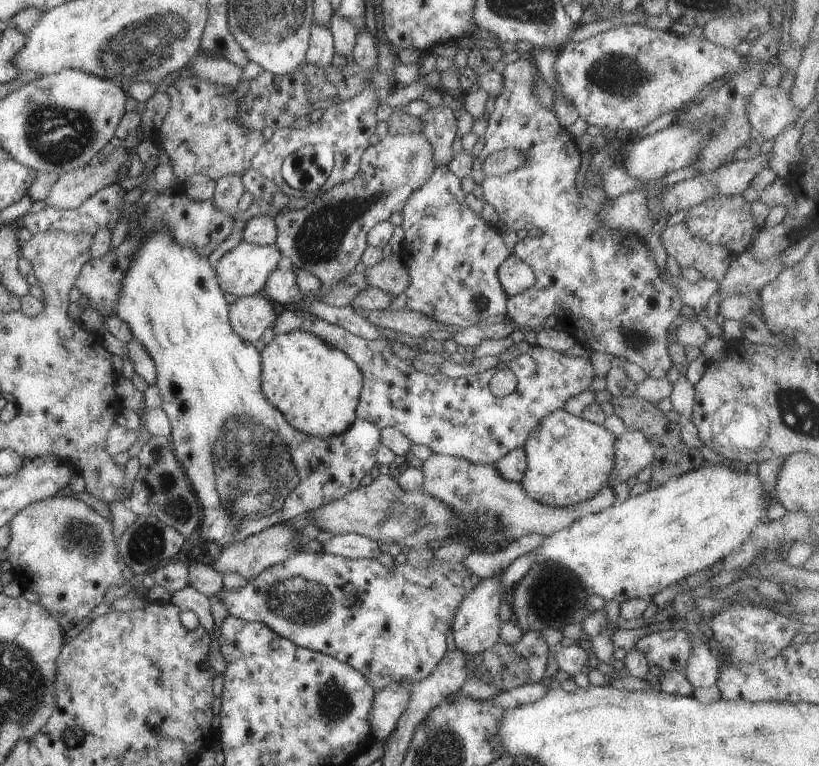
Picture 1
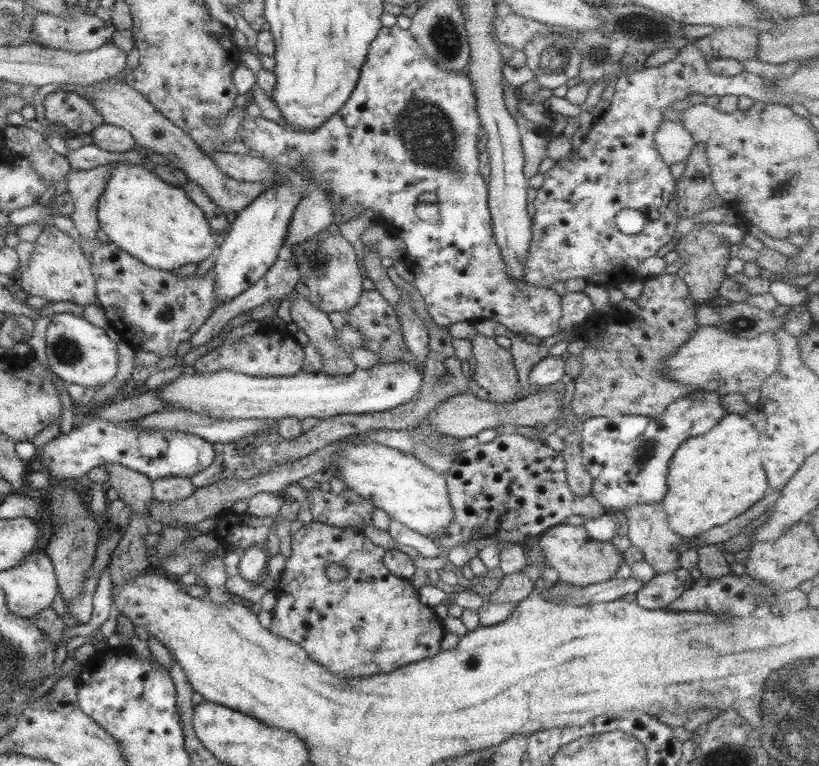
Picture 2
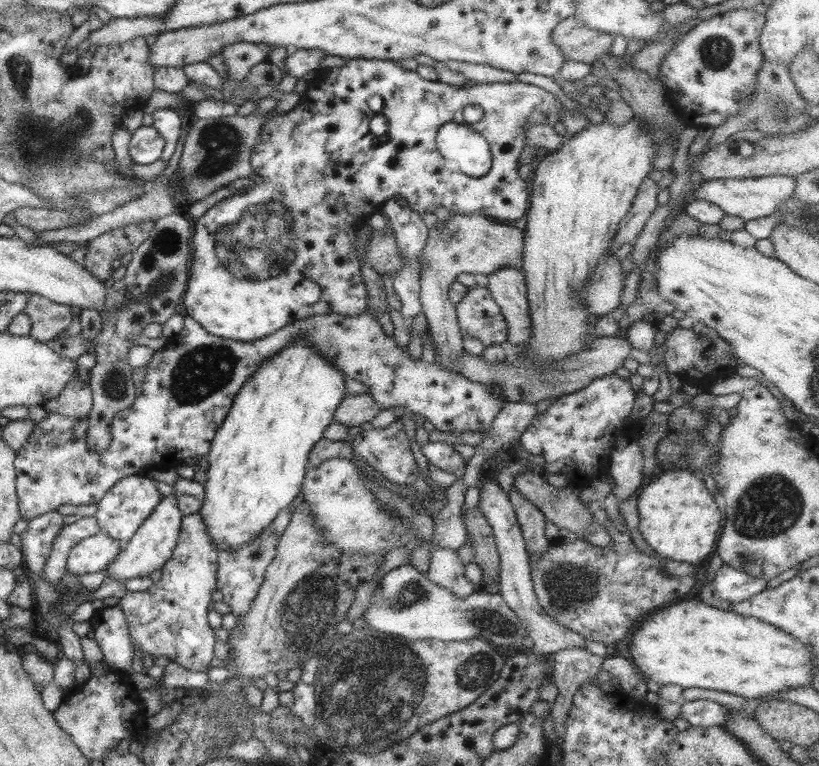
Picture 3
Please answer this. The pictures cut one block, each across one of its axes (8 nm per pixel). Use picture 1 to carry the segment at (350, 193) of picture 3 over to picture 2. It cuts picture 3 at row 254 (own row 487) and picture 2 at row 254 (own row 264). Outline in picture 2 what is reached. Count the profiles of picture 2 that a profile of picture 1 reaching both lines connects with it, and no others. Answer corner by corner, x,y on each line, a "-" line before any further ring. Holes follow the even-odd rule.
114,163
114,169
106,186
98,196
96,208
98,226
105,232
111,243
135,258
139,263
161,271
175,272
186,264
202,263
217,249
215,239
203,211
185,194
181,187
175,187
159,180
148,167
131,163

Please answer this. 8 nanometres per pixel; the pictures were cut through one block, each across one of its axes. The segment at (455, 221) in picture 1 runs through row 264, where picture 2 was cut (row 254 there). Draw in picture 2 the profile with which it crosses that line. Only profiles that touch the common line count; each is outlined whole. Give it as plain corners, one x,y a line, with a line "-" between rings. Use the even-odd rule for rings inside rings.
394,25
389,28
382,27
377,32
377,36
371,41
367,56
365,56
365,62
363,62
355,88
351,91
345,104
322,126
319,126
313,132
293,132
288,128
279,126
279,124
261,117
250,118
244,110
239,113
239,116
243,116
243,120
241,120
241,124
239,124
232,141
241,141
249,148
249,154
262,156
266,162
273,160
273,162
278,164
279,170
283,168
298,168
302,174
306,174
310,178
310,182
312,182
311,187
318,186
322,192
326,192
326,197
332,202
332,206
340,214
346,214
349,219
358,217
364,210
371,210
374,218
381,218
382,224
394,231
404,242
406,250
405,262
414,278
412,285
422,296
427,314
438,327
448,327
462,320
493,319
511,332
531,335
535,341
547,336
553,336
558,332
557,320
561,316
559,306
560,296
556,295
552,288
539,288
526,282
520,282
520,280
513,280
505,275
505,265
503,265
503,260
501,260
500,252
495,244
492,233
491,217
487,202
488,186
480,173
481,162
479,157
481,154
477,151
477,141
482,133
477,115
474,86
467,74
464,72
453,72
453,70
445,72
445,70
437,68
437,64
429,60
423,48
411,36
411,32
408,29
401,30
401,28
-
429,191
437,196
439,207
438,218
435,221
419,221
415,215
415,211
413,211
413,206
415,206
419,194

